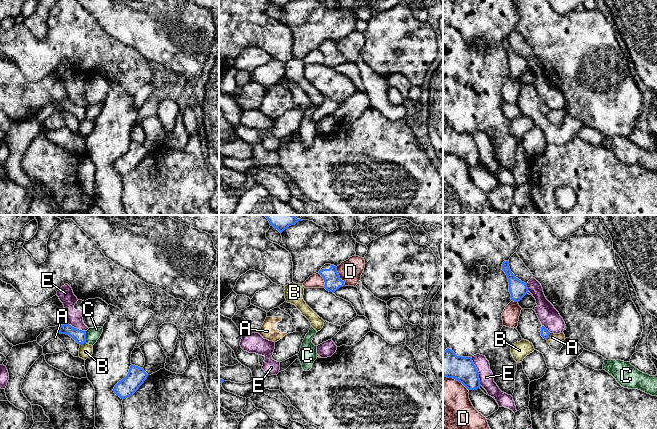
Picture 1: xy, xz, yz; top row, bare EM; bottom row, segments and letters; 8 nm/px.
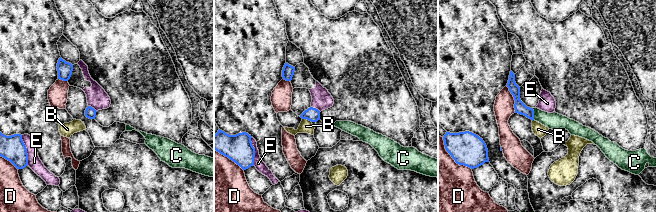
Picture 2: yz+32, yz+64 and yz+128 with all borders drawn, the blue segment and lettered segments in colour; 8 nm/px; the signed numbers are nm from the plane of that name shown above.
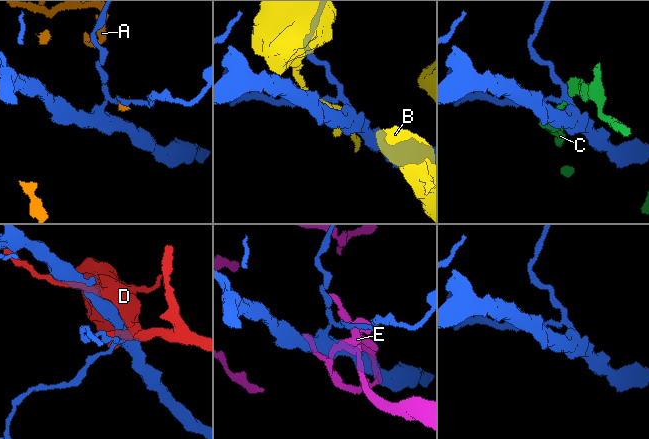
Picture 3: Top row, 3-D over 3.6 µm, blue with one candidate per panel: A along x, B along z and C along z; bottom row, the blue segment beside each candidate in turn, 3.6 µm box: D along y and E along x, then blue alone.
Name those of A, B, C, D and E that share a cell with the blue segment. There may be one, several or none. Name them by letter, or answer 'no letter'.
no letter

